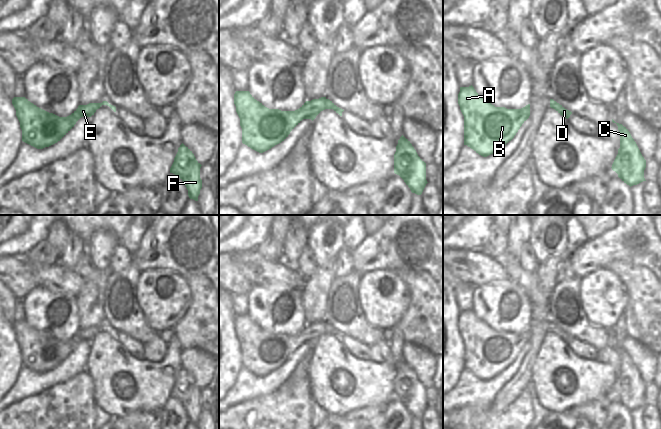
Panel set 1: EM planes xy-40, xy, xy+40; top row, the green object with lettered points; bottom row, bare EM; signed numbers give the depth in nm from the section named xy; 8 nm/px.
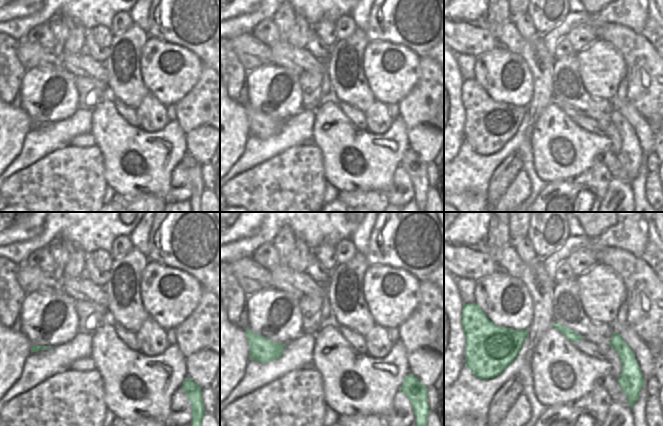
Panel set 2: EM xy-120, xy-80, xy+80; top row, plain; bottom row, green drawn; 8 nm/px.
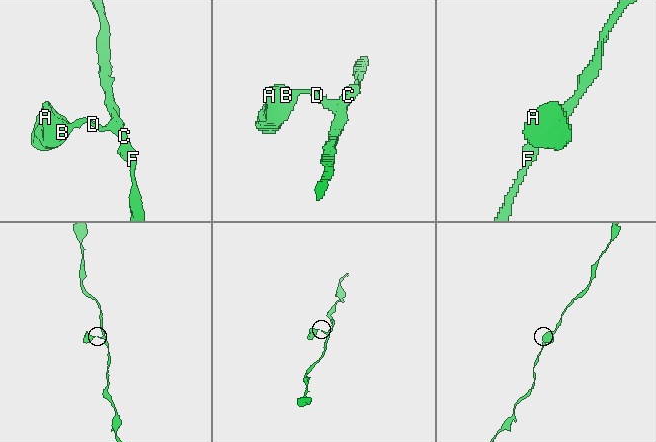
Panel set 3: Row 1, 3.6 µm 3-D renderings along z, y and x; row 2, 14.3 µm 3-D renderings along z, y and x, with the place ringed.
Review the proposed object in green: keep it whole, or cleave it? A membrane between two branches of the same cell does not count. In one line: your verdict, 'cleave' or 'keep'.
keep

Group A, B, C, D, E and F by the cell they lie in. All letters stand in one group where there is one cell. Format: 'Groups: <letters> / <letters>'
Groups: A B C D E F.

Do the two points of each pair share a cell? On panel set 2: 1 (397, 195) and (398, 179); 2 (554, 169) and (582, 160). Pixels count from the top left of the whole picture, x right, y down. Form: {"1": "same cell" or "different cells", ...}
{"1": "same cell", "2": "same cell"}

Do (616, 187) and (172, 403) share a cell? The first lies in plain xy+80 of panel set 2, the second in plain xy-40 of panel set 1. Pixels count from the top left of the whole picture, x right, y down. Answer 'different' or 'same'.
same

